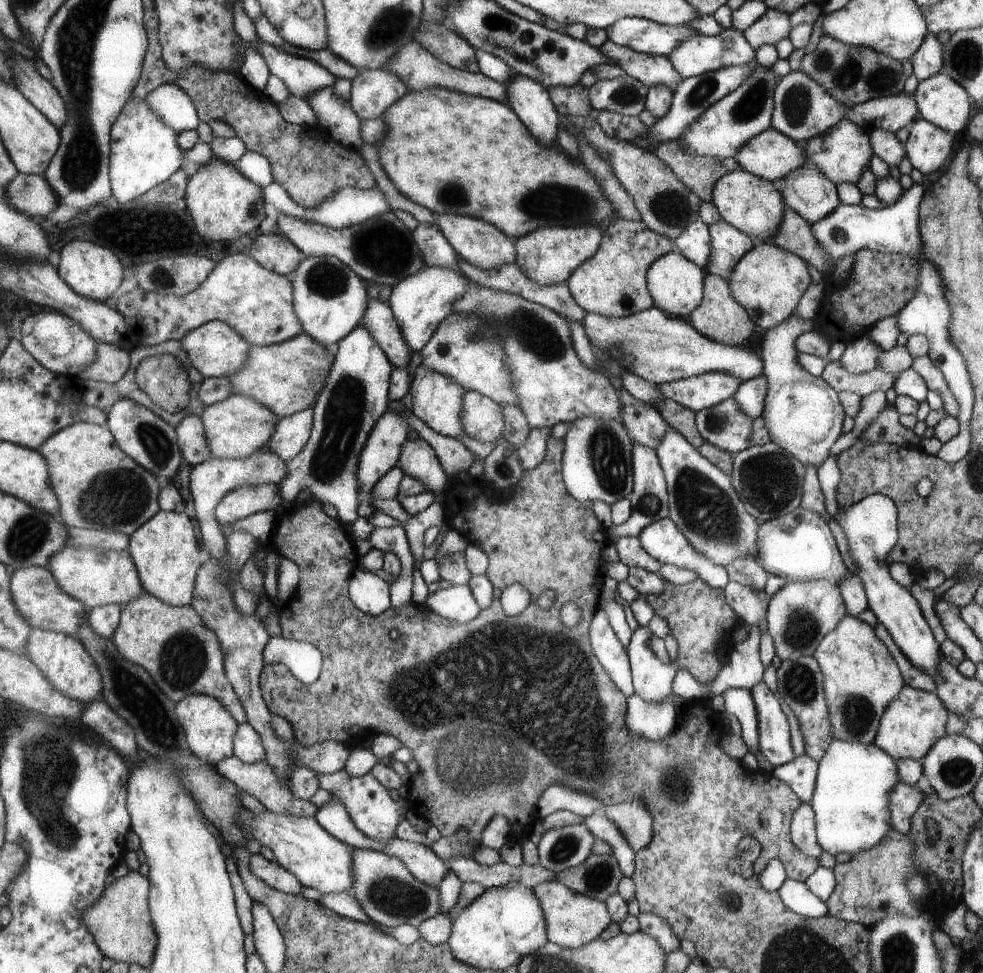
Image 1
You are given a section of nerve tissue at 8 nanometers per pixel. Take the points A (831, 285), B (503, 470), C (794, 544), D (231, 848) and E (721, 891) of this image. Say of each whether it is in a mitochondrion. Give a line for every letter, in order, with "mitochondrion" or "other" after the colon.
A: other
B: mitochondrion
C: other
D: other
E: mitochondrion

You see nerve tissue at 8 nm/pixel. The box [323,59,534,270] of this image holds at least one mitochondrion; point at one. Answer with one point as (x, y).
(450, 196)

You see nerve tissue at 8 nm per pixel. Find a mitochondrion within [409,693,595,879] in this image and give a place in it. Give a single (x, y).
(562, 850)

